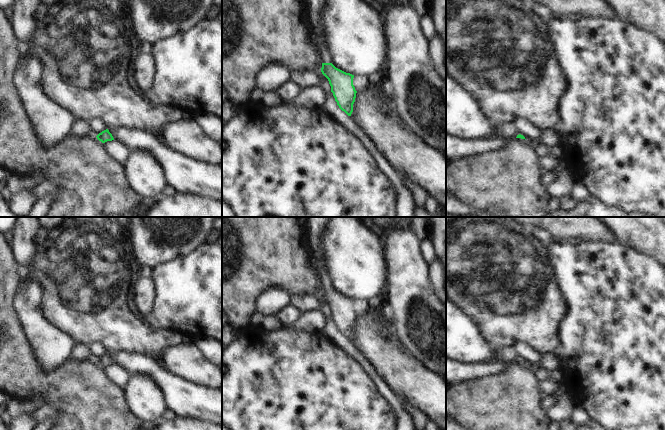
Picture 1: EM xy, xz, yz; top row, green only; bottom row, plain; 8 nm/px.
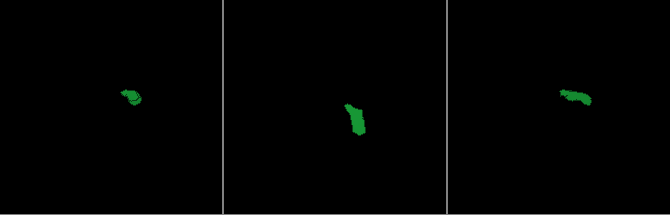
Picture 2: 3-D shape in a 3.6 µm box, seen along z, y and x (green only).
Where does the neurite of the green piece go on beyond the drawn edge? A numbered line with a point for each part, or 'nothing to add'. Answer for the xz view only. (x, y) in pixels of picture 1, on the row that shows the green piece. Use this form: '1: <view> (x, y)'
1: xz (313, 7)

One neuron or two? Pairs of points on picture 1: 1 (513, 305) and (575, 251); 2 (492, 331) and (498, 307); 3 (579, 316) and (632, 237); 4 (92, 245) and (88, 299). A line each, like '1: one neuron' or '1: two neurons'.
1: two neurons
2: one neuron
3: two neurons
4: one neuron

